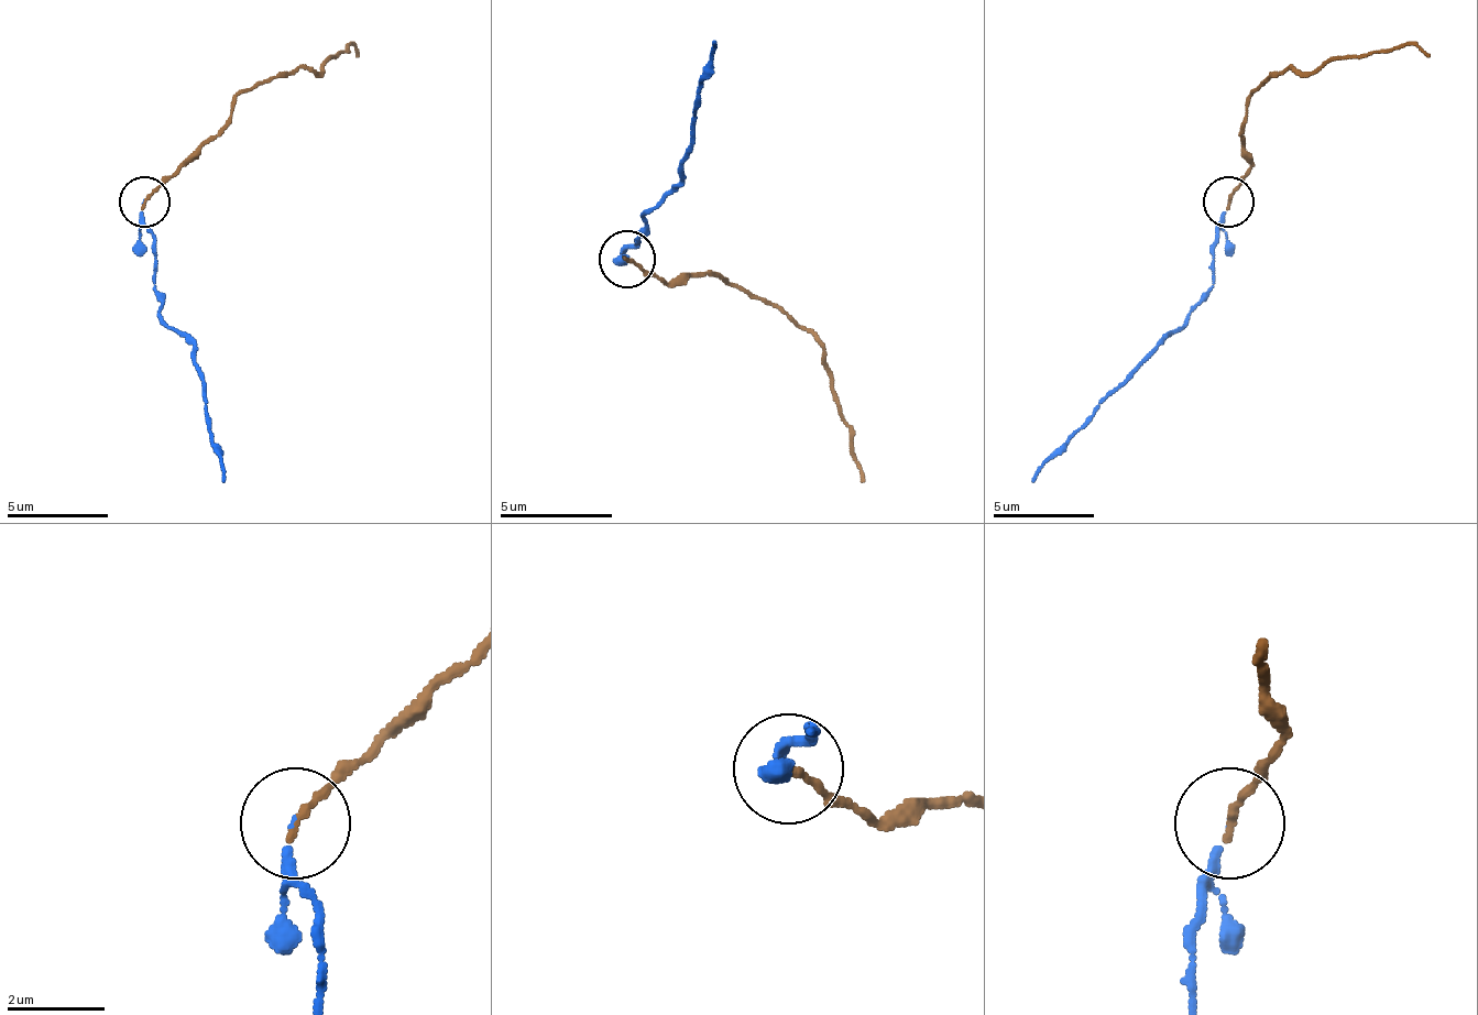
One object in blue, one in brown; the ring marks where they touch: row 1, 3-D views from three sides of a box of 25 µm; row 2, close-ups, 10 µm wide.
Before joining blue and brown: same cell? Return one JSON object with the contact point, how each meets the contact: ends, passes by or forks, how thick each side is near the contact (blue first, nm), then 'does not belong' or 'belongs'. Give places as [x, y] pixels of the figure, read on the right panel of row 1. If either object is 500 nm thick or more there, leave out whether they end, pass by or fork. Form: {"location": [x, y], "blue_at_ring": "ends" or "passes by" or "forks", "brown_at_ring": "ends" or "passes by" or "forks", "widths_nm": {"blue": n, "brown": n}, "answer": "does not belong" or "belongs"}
{"location": [1228, 202], "blue_at_ring": "ends", "brown_at_ring": "ends", "widths_nm": {"blue": 130, "brown": 160}, "answer": "does not belong"}

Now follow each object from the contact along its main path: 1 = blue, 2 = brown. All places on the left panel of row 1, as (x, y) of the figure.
1: (145, 203), (156, 299), (192, 350), (222, 483)
2: (145, 203), (227, 121), (238, 96), (278, 76), (314, 71), (349, 45), (360, 55)

